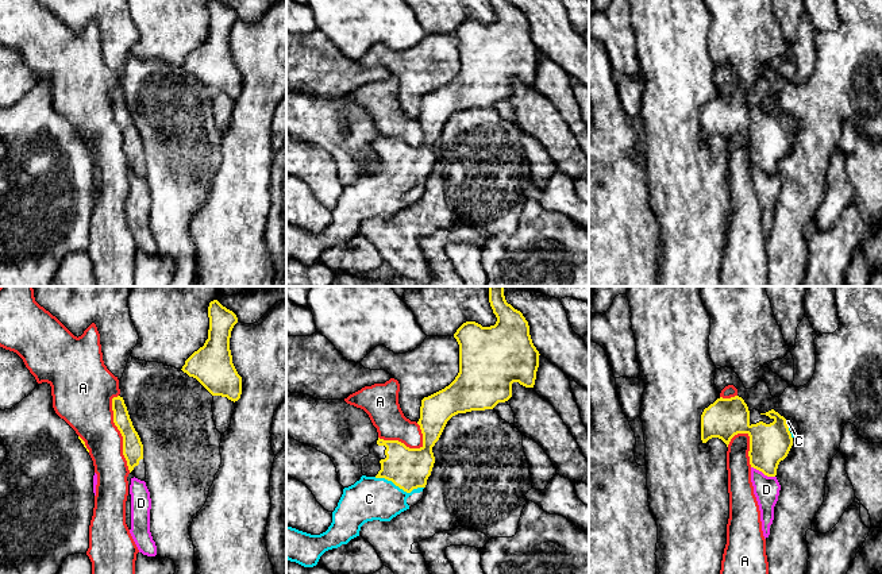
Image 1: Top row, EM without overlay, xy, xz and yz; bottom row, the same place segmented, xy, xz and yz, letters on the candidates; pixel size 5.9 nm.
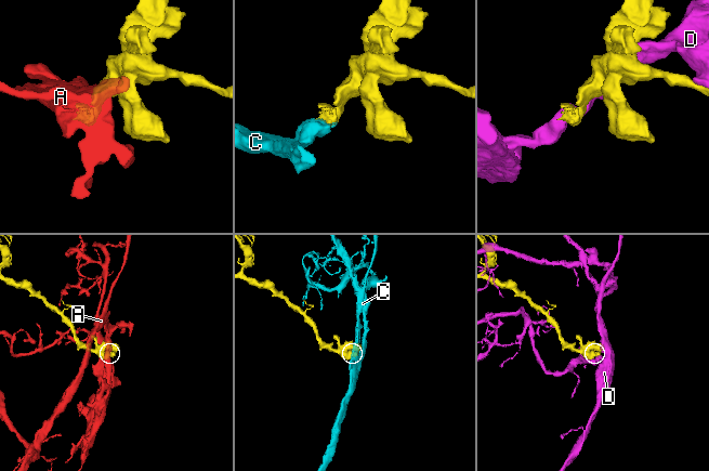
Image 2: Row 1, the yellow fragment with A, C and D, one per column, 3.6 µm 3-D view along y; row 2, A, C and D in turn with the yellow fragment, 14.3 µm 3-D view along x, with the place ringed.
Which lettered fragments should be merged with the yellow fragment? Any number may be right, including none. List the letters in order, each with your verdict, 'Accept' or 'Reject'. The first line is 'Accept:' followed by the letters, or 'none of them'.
Accept: C
A: Reject
C: Accept
D: Reject

